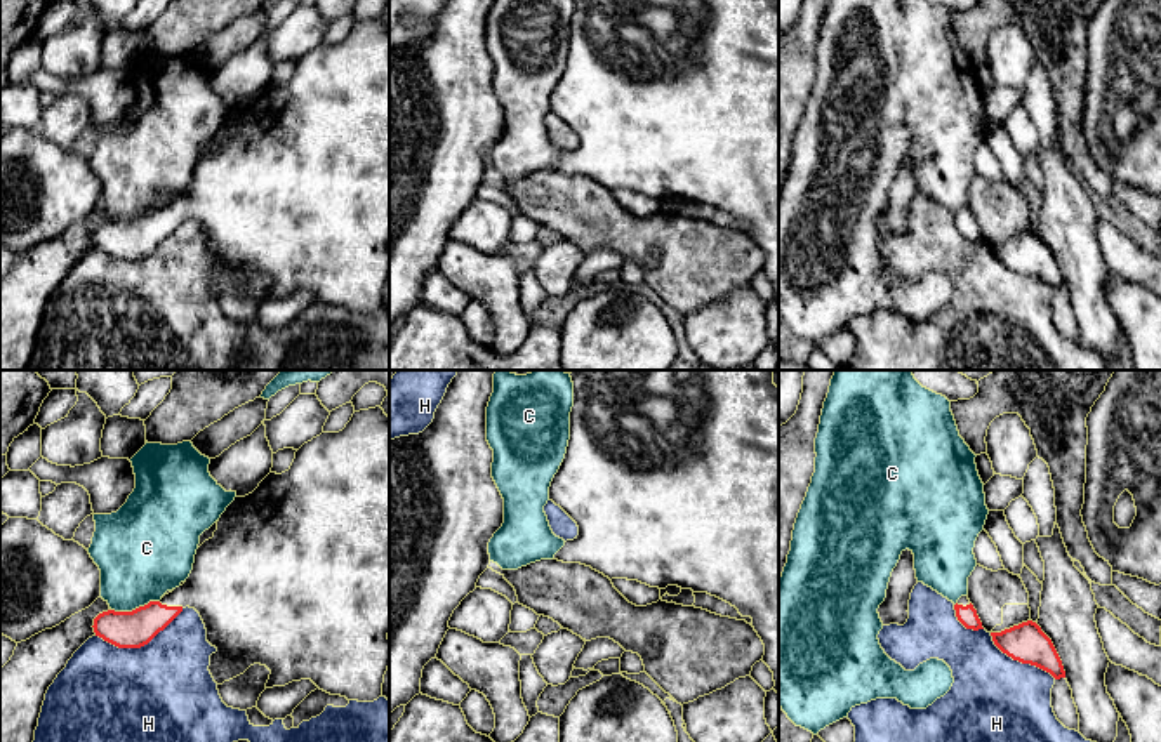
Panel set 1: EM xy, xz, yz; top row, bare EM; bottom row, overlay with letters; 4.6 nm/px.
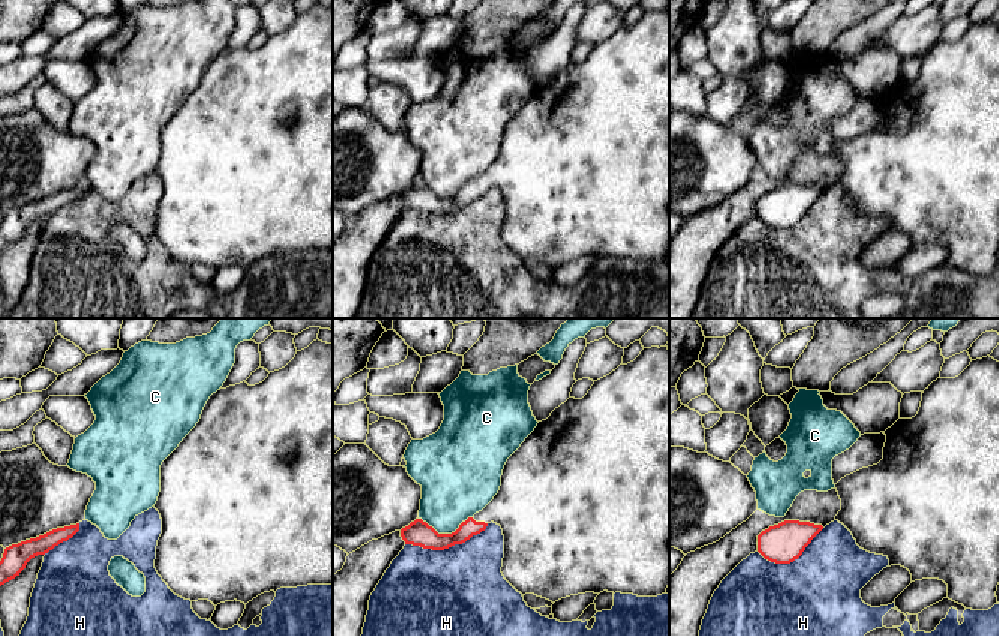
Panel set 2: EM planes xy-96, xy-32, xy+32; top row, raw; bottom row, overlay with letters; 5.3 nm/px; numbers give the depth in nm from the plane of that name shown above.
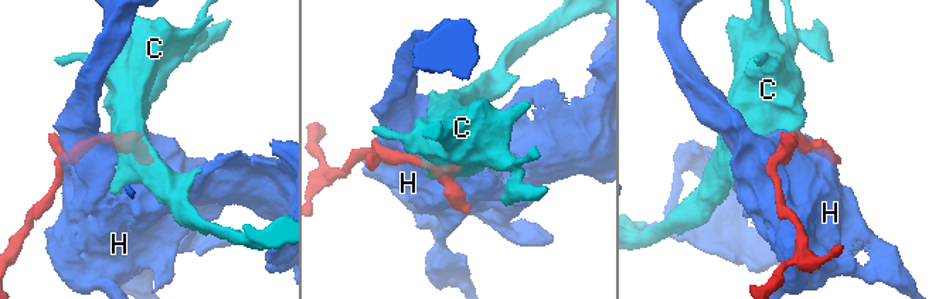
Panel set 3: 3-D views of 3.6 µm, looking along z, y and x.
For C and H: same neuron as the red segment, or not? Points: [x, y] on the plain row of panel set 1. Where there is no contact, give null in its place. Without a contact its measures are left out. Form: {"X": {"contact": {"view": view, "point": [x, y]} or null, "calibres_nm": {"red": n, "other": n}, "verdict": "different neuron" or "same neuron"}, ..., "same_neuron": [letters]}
{"C": {"contact": {"view": "xy", "point": [136, 219]}, "calibres_nm": {"red": 180, "other": 420}, "verdict": "different neuron"}, "H": {"contact": {"view": "xy", "point": [139, 258]}, "calibres_nm": {"red": 180, "other": 500}, "verdict": "different neuron"}, "same_neuron": []}

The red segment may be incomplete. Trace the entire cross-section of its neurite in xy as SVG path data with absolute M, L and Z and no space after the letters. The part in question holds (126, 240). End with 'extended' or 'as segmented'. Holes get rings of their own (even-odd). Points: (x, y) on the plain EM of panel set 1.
M381 17L355 23L342 42L304 54L289 82L269 83L252 104L235 108L214 148L196 160L182 196L132 222L103 222L92 238L118 259L141 259L186 217L200 224L207 252L217 259L209 276L217 295L261 275L271 282L266 299L311 290L320 301L348 311L382 308L389 278L389 28Z | extended

